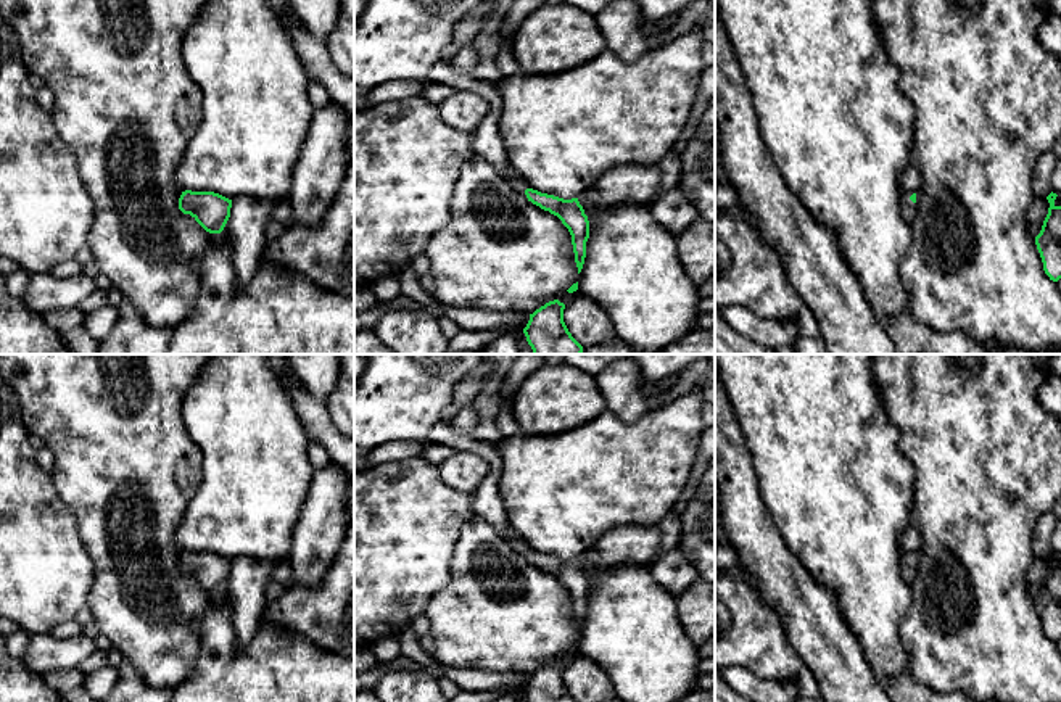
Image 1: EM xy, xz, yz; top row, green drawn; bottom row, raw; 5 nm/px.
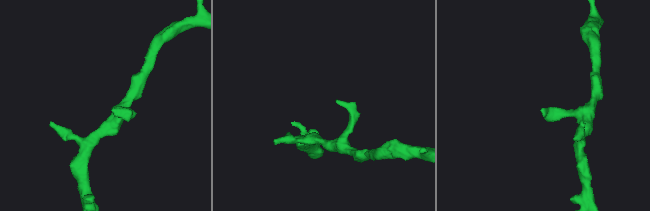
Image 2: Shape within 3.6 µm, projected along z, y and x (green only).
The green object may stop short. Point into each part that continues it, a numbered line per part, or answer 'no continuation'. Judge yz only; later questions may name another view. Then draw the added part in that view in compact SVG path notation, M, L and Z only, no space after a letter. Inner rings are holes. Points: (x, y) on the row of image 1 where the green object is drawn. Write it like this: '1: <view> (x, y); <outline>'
1: yz (908, 210); M906 198L900 203L900 213L906 222L911 222L918 214L918 208L910 198Z

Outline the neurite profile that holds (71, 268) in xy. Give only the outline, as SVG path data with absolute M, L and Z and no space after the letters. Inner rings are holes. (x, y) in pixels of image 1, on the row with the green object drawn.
M76 259L56 264L50 272L56 279L71 279L82 274L82 266Z

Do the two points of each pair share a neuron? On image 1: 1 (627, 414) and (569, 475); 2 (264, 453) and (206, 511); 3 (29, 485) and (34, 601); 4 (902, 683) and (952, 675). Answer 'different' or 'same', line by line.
1: different
2: same
3: same
4: different

